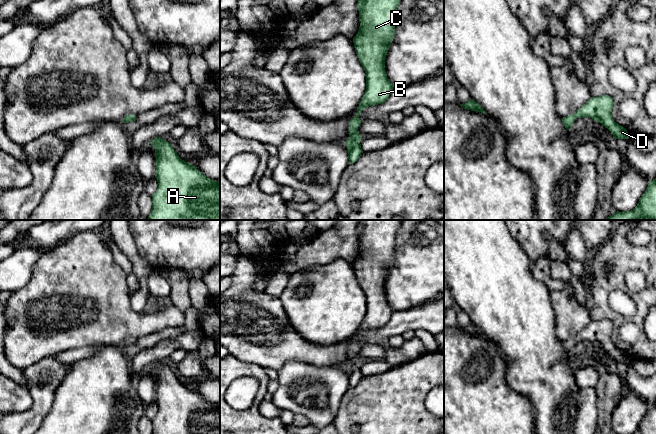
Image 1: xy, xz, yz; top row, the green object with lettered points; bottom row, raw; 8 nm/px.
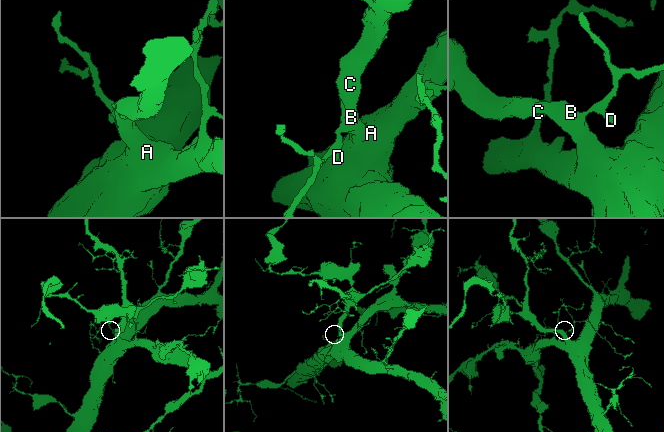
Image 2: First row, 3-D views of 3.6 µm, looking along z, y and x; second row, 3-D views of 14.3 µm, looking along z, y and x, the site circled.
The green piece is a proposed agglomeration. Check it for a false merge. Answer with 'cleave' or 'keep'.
keep

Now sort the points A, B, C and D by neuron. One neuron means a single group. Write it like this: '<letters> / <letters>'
A B C D

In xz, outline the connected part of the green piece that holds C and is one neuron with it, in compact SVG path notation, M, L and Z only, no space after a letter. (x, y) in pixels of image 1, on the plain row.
M360 220L357 227L360 251L353 267L366 297L366 314L355 341L349 346L349 362L346 365L349 388L355 387L363 377L357 353L361 349L361 335L385 326L394 311L386 298L385 283L394 263L396 236L401 221Z

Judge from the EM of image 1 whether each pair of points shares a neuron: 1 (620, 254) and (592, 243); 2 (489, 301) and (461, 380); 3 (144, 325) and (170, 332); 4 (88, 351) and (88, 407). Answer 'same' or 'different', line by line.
1: different
2: different
3: different
4: different

